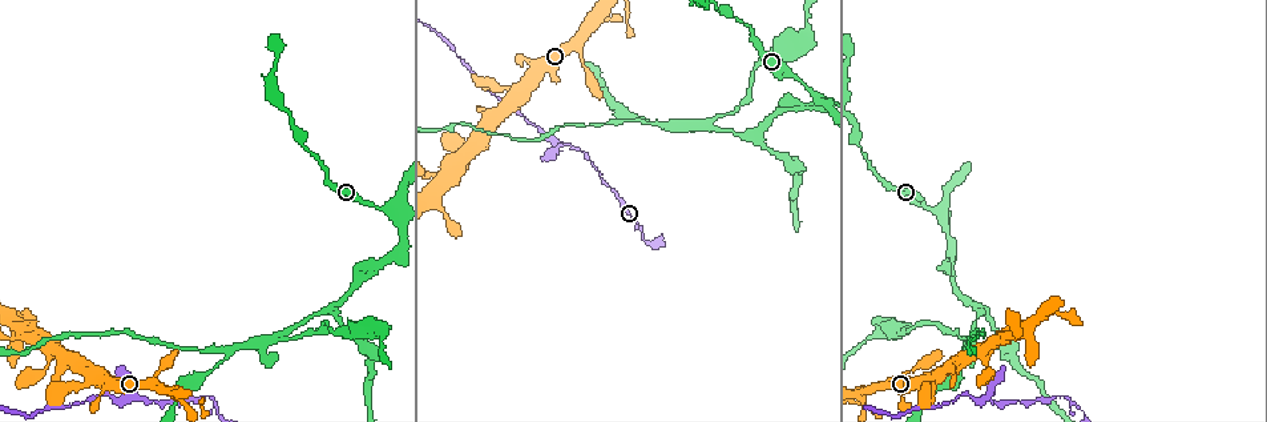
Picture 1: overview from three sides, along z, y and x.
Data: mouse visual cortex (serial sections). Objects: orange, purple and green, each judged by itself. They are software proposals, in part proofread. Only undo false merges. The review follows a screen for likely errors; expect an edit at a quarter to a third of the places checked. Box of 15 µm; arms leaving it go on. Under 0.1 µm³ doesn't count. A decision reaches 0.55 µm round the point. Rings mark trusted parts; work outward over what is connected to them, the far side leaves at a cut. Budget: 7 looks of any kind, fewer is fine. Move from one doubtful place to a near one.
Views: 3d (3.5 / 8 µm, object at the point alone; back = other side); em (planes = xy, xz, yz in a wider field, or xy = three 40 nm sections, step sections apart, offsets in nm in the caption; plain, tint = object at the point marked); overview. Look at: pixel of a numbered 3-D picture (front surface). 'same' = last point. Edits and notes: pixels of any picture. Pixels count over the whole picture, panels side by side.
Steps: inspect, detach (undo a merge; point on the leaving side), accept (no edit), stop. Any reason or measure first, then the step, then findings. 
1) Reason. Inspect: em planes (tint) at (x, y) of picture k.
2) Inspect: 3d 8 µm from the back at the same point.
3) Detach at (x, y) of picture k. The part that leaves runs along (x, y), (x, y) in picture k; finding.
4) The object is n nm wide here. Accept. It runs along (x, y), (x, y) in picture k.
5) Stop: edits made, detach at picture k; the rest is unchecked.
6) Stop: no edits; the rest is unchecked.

Arms part here. Inspect: 3d 8 µm from the back at (13, 336) of picture 1.

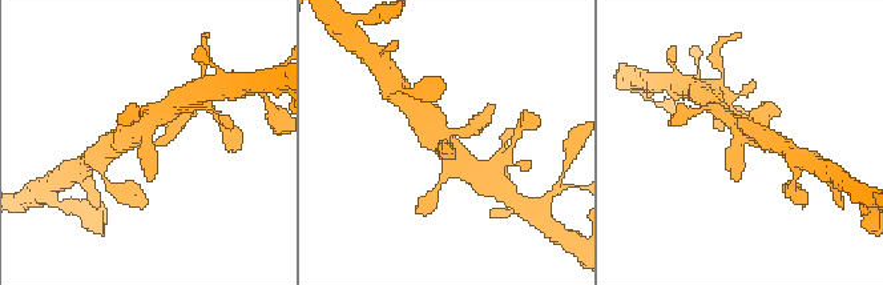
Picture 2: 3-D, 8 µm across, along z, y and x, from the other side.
Inspect: em xy step 1 (tint) at (445, 132) of picture 2.

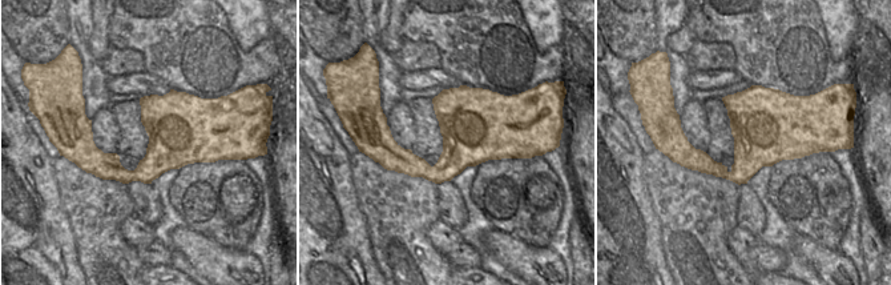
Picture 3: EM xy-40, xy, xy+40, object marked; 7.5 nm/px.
Accept. It runs along (416, 116), (462, 165) in picture 2; one cell here.

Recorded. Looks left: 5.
Abrupt turn. Inspect: 3d 3.5 µm from the back at (202, 406) of picture 1.

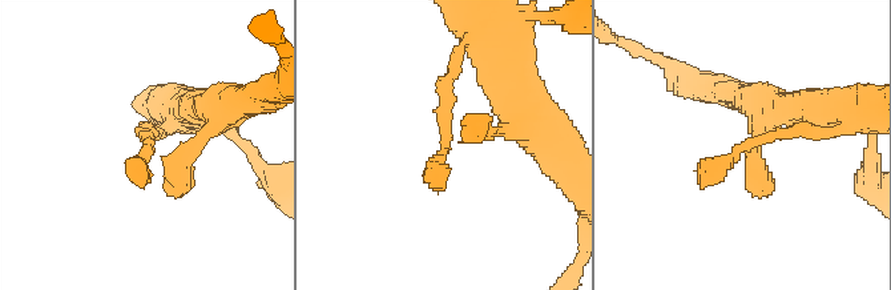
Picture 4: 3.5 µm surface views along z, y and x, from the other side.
Shape alone is not enough. Inspect: em xy step 3 (tint) at (145, 143) of picture 4.

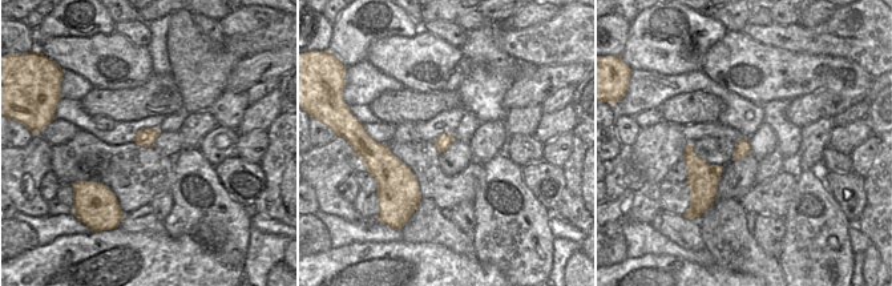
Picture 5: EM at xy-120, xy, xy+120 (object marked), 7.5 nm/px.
Inspect: em planes (tint) at the same point.

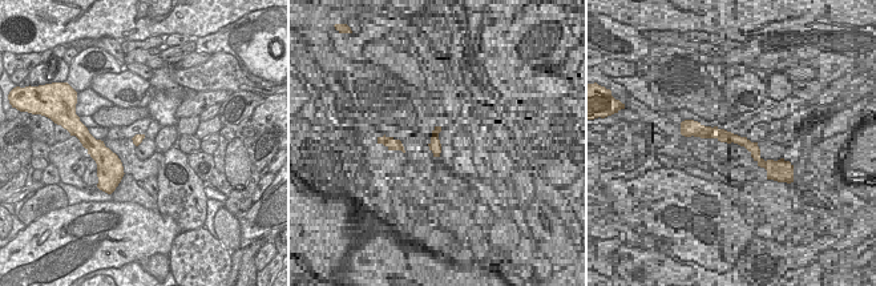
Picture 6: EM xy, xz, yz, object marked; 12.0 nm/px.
The object is 120 nm wide here. Accept. It runs along (509, 128), (444, 135), (458, 67) in picture 4; one cell here.

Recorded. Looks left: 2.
Sudden change in width. Inspect: 3d 3.5 µm at (559, 144) of picture 1.

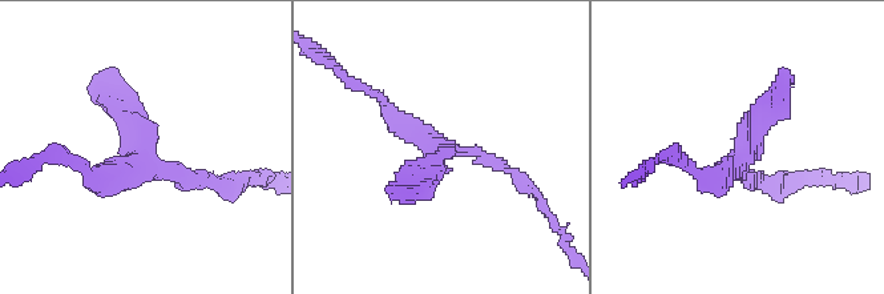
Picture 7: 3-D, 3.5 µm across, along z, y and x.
Now the EM. Inspect: em xy step 5 (tint) at (150, 171) of picture 7.

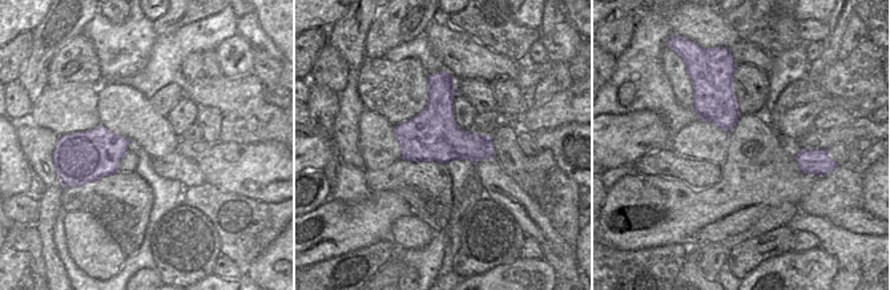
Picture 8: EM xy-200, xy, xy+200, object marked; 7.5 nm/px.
Accept. It runs along (525, 186), (378, 97) in picture 7; one cell here.

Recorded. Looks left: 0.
Stop: no edits; the rest is unchecked.

